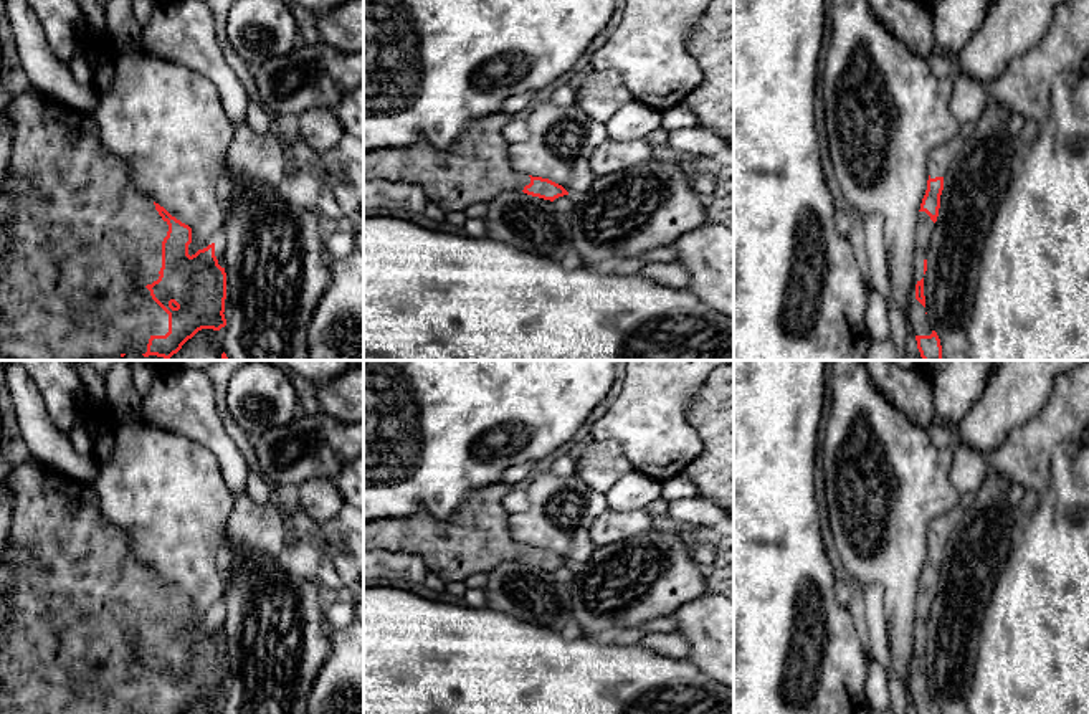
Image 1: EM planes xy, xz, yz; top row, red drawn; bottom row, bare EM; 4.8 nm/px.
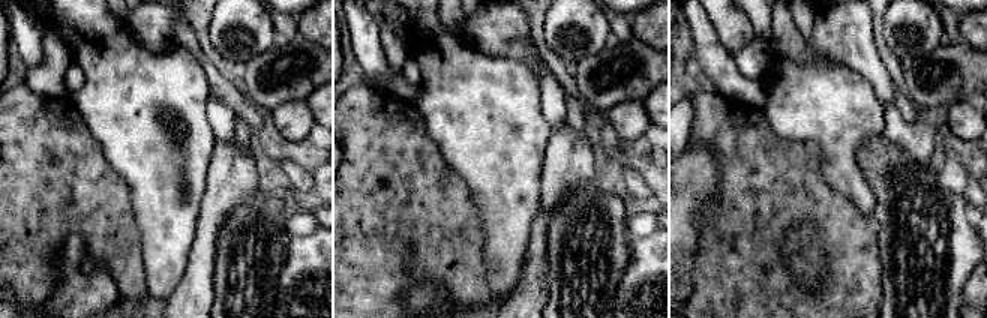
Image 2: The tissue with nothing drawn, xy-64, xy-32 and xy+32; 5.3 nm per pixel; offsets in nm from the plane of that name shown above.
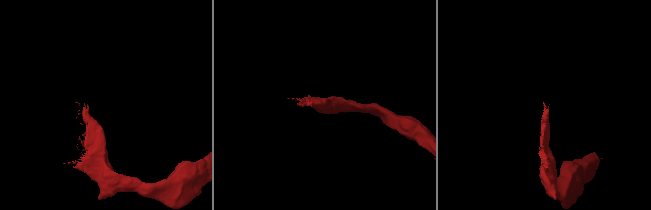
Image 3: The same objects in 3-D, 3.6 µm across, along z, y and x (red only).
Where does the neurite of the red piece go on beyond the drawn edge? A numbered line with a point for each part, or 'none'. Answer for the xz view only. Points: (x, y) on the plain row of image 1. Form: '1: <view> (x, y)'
1: xz (476, 539)

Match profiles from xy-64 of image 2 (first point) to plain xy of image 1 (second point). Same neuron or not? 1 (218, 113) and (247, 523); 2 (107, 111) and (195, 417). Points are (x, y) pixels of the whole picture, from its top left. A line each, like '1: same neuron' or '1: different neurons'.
1: different neurons
2: different neurons

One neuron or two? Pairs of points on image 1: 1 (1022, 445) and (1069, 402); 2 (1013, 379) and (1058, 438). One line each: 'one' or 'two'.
1: one
2: two

